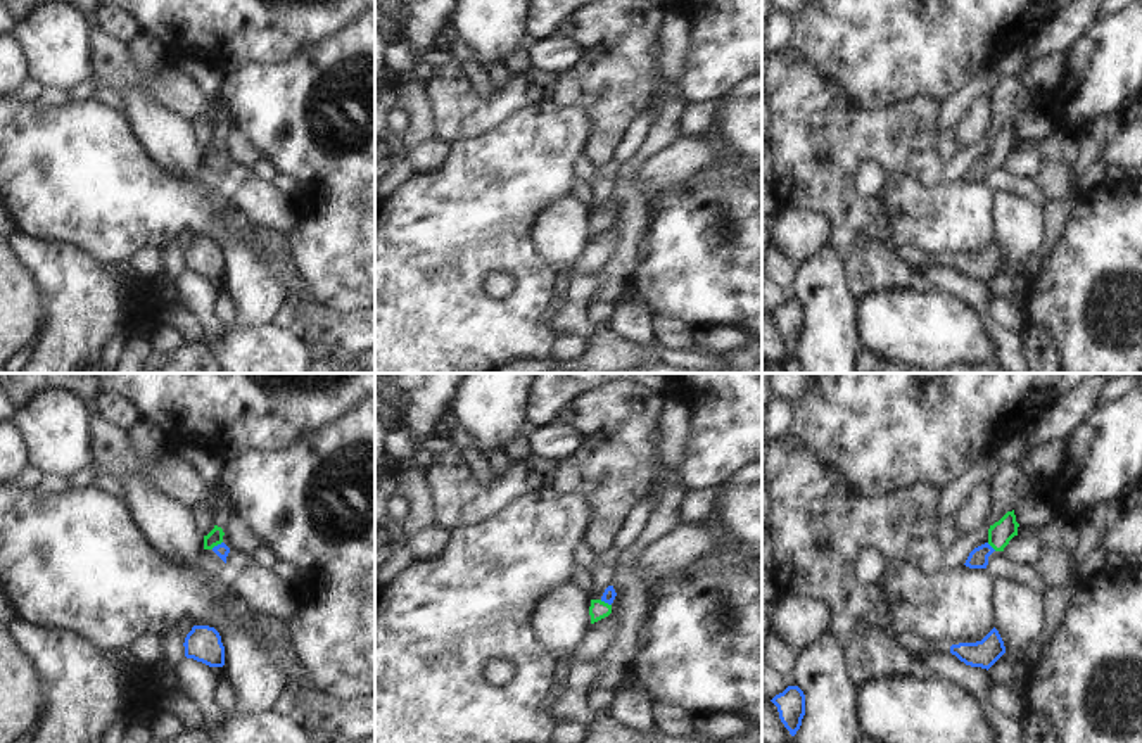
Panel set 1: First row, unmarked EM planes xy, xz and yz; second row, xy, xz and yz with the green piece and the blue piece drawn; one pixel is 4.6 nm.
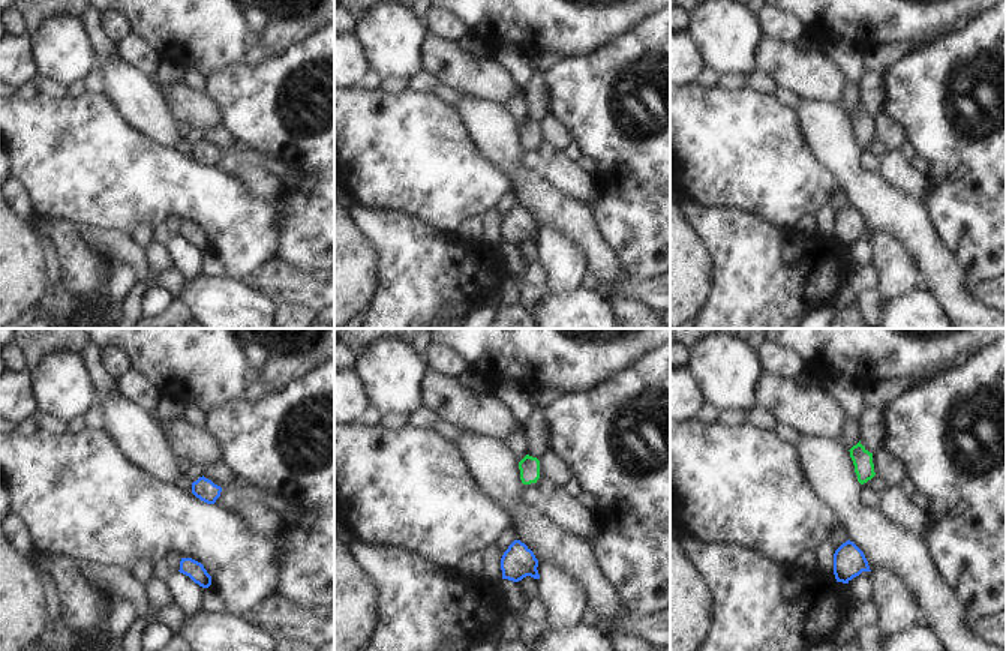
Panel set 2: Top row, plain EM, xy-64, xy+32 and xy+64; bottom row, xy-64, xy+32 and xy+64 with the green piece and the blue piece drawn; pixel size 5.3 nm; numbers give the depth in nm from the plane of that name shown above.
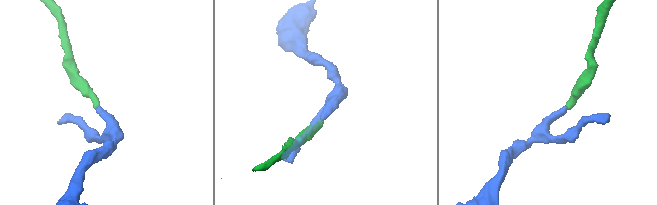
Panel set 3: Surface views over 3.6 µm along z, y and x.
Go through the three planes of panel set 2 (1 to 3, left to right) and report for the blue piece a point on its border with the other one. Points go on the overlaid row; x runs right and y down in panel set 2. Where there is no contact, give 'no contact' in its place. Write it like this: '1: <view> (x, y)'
1: no contact
2: no contact
3: no contact

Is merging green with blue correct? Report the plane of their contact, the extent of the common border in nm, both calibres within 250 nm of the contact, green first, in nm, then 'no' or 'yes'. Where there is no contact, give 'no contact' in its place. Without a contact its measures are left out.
contact in xy; length 70 nm; calibres 70 and 70 nm; yes

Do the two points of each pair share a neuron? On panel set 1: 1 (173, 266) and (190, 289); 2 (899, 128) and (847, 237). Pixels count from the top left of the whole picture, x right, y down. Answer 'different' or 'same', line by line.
1: different
2: same

